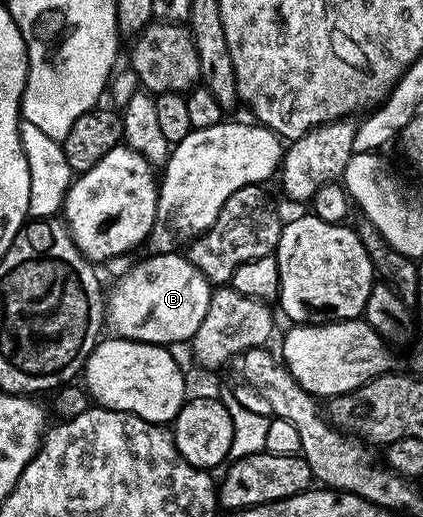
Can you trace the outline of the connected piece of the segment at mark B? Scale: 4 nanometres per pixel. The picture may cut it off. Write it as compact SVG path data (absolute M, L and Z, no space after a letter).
M175 251L173 253L154 253L143 259L139 265L134 265L118 282L114 285L114 290L109 290L108 296L105 298L106 303L106 319L105 324L109 331L115 338L122 338L124 340L143 341L146 344L156 344L165 347L174 347L177 341L189 342L196 335L196 331L200 327L200 323L204 323L204 315L208 315L208 303L210 302L210 294L212 292L212 282L200 272L199 269L191 263L189 256L183 255L181 252Z

